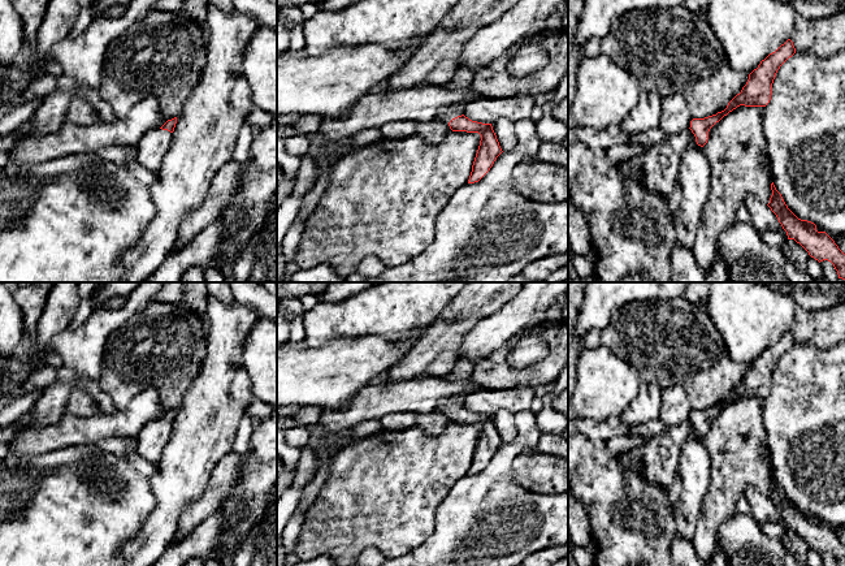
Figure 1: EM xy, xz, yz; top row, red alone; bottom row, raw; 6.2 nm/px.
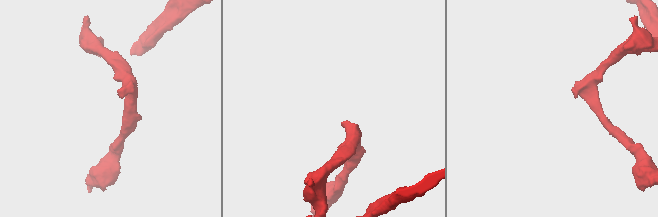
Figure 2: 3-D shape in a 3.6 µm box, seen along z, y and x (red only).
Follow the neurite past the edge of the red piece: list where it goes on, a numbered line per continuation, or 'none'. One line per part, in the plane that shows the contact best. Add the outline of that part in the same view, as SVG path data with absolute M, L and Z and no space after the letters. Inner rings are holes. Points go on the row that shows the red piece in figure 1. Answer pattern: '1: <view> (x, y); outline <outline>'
1: xz (446, 115); outline M447 107L439 112L438 121L448 124L452 118L464 115L464 107Z

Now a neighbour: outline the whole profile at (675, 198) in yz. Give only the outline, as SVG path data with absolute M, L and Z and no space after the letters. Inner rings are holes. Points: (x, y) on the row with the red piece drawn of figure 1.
M676 182L672 193L667 198L668 198L668 212L675 216L679 211L682 199L682 191L679 182Z

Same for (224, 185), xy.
M229 160L211 180L202 206L190 212L181 222L177 238L169 252L177 251L190 242L199 232L217 220L224 208L233 200L239 187L244 164Z

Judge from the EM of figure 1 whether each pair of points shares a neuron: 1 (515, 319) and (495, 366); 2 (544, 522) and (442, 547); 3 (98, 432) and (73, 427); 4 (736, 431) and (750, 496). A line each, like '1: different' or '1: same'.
1: different
2: same
3: same
4: different

